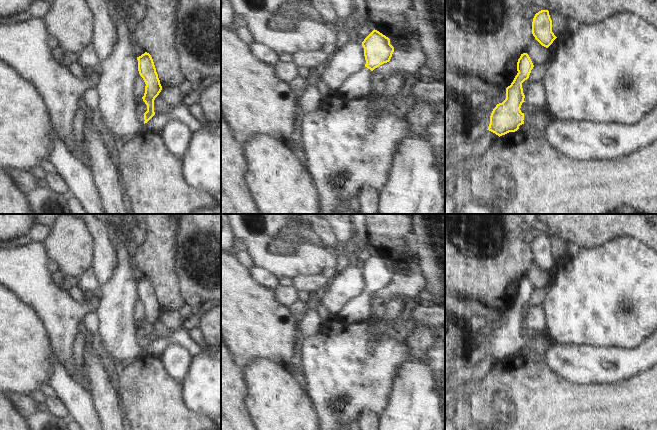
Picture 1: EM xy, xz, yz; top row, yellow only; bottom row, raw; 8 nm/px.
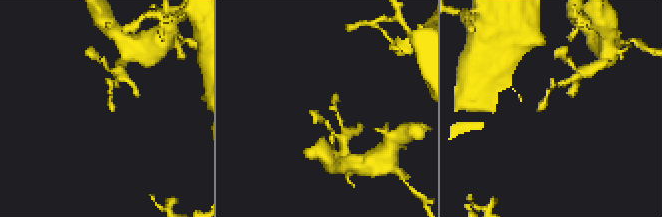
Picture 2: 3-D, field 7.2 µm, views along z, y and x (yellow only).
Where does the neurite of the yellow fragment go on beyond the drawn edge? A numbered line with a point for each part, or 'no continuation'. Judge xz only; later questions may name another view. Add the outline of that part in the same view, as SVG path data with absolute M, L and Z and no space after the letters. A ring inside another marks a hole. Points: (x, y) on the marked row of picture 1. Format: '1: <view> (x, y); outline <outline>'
1: xz (359, 84); outline M364 67L361 71L351 75L337 92L349 99L368 96L372 93L373 78L372 71Z

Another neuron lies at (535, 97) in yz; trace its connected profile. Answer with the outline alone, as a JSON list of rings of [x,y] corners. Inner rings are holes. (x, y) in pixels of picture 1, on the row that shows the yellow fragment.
[[[543,80],[533,81],[530,84],[524,101],[529,108],[546,109],[546,91]]]

